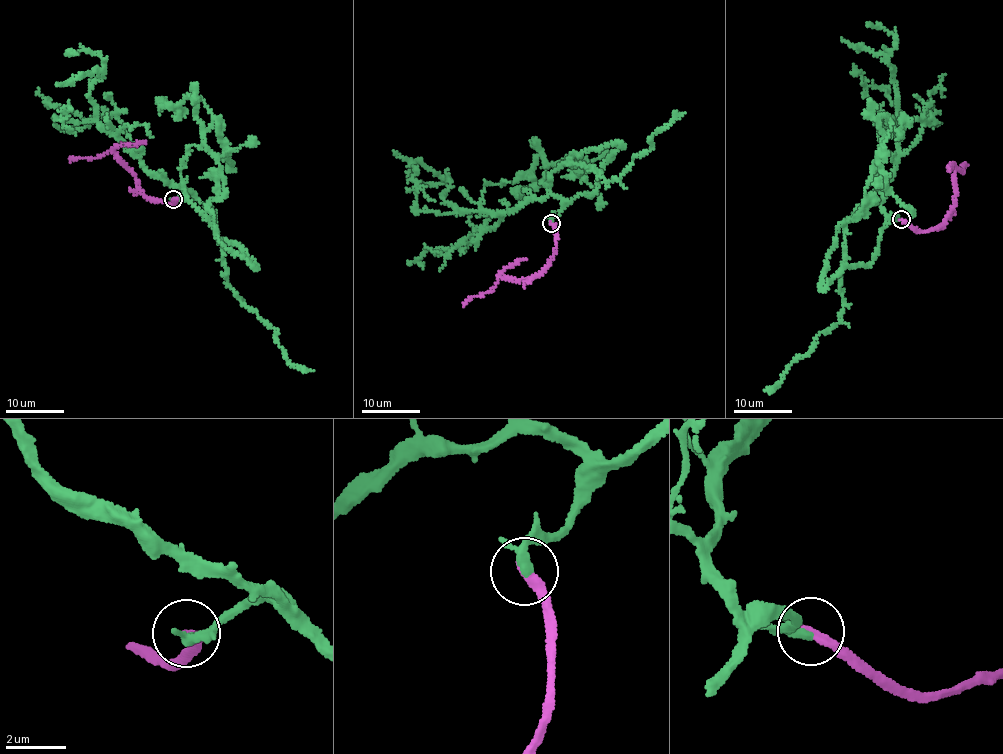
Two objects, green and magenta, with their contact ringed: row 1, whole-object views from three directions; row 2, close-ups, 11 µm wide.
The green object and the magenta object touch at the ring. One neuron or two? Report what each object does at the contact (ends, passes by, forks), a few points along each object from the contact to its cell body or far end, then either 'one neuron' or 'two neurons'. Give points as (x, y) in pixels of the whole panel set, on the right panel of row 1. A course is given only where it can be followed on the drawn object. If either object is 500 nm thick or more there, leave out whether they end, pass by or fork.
green passes by; magenta ends there; green runs (901, 220), (890, 219), (870, 265), (841, 267), (822, 288), (836, 232), (860, 213), (879, 119), (902, 131); magenta runs (901, 219), (919, 230), (943, 224), (954, 199), (952, 181), (956, 169), (963, 171), (961, 164), (967, 165); one neuron

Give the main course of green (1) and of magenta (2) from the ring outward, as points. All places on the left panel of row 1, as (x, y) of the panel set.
1: (172, 200), (195, 195), (254, 267), (215, 233), (207, 207), (224, 189), (222, 166), (194, 99), (159, 115)
2: (172, 199), (171, 204), (148, 198), (135, 174), (112, 151), (96, 157), (68, 159)

